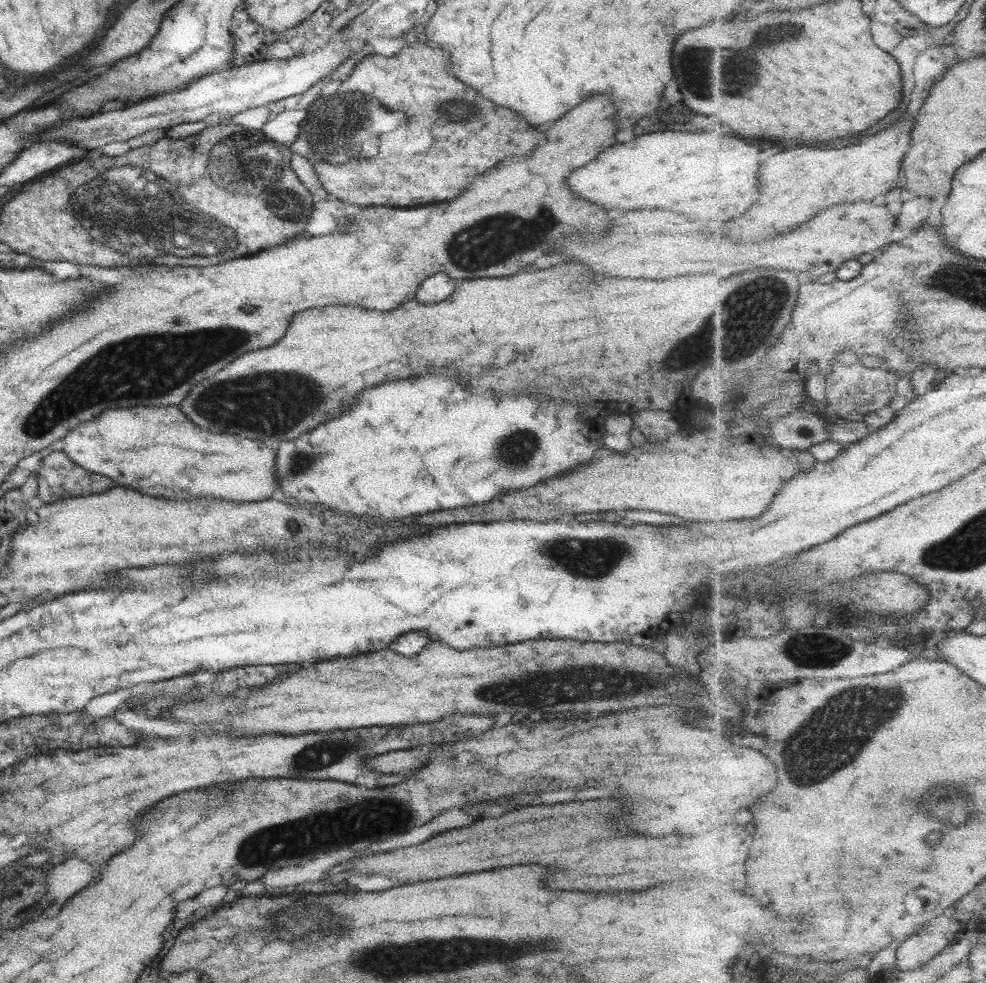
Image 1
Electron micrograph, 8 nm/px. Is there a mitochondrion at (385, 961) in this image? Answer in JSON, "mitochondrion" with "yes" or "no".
{"mitochondrion":"yes"}

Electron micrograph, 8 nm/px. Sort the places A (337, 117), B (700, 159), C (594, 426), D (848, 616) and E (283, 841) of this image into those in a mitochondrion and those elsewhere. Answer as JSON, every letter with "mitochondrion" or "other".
{"A":"mitochondrion","B":"other","C":"other","D":"mitochondrion","E":"mitochondrion"}

